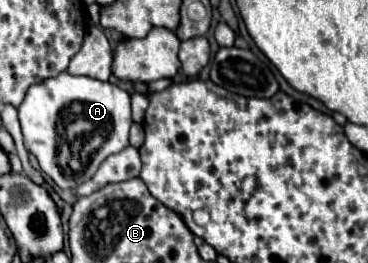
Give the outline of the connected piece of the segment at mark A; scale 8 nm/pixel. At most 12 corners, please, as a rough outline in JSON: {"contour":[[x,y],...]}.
{"contour":[[69,73],[19,105],[27,149],[77,189],[129,145],[131,99]]}

